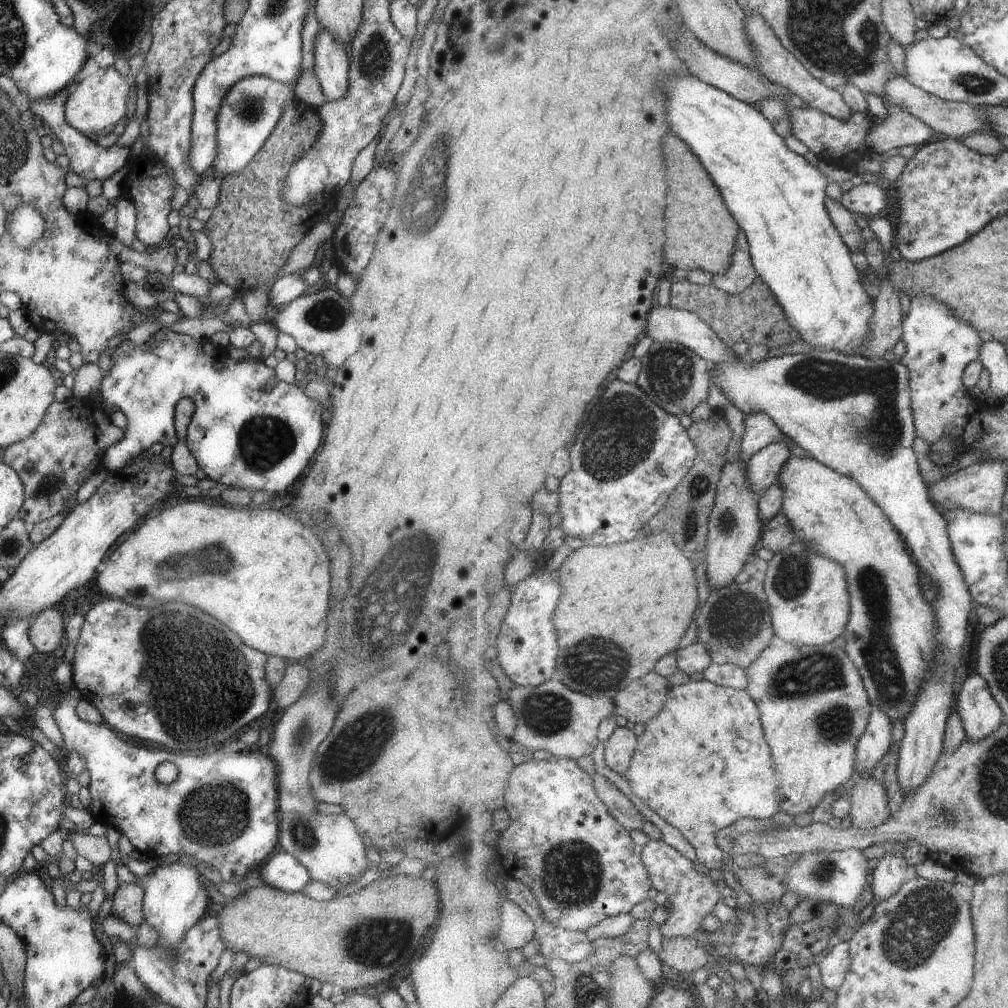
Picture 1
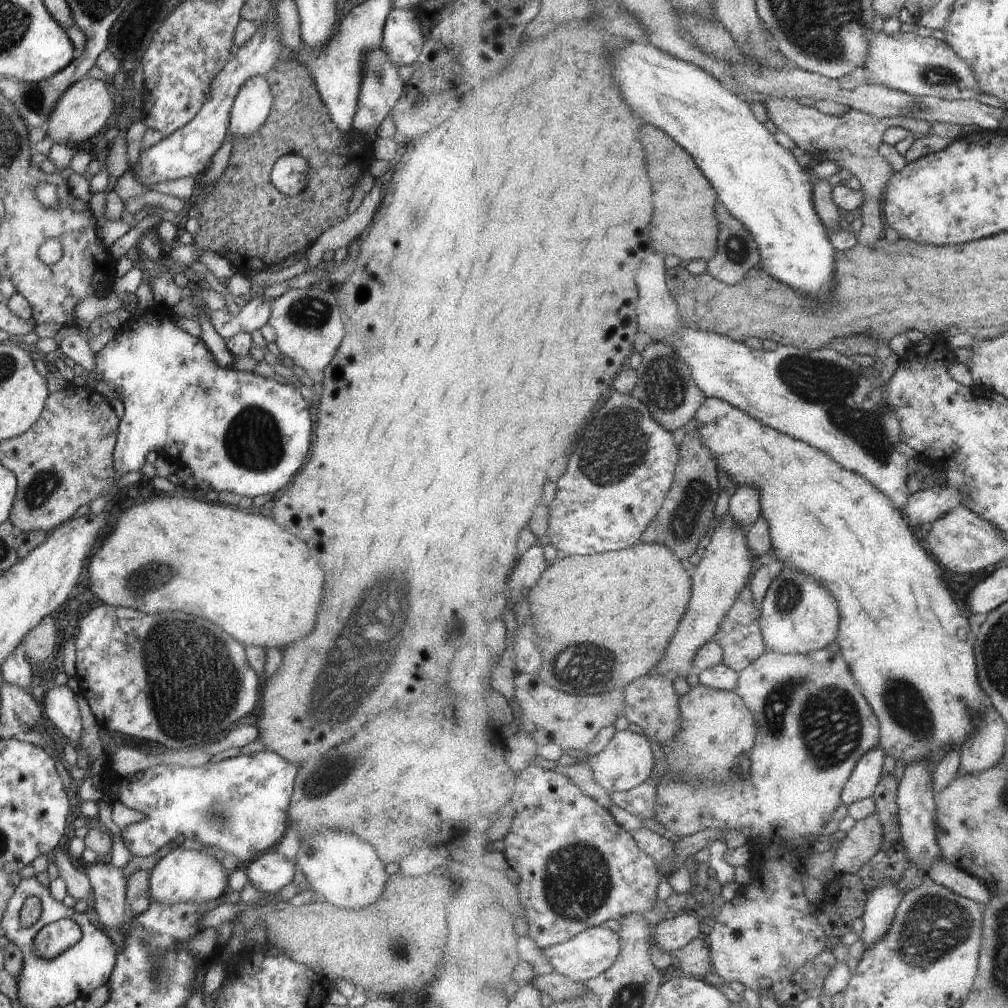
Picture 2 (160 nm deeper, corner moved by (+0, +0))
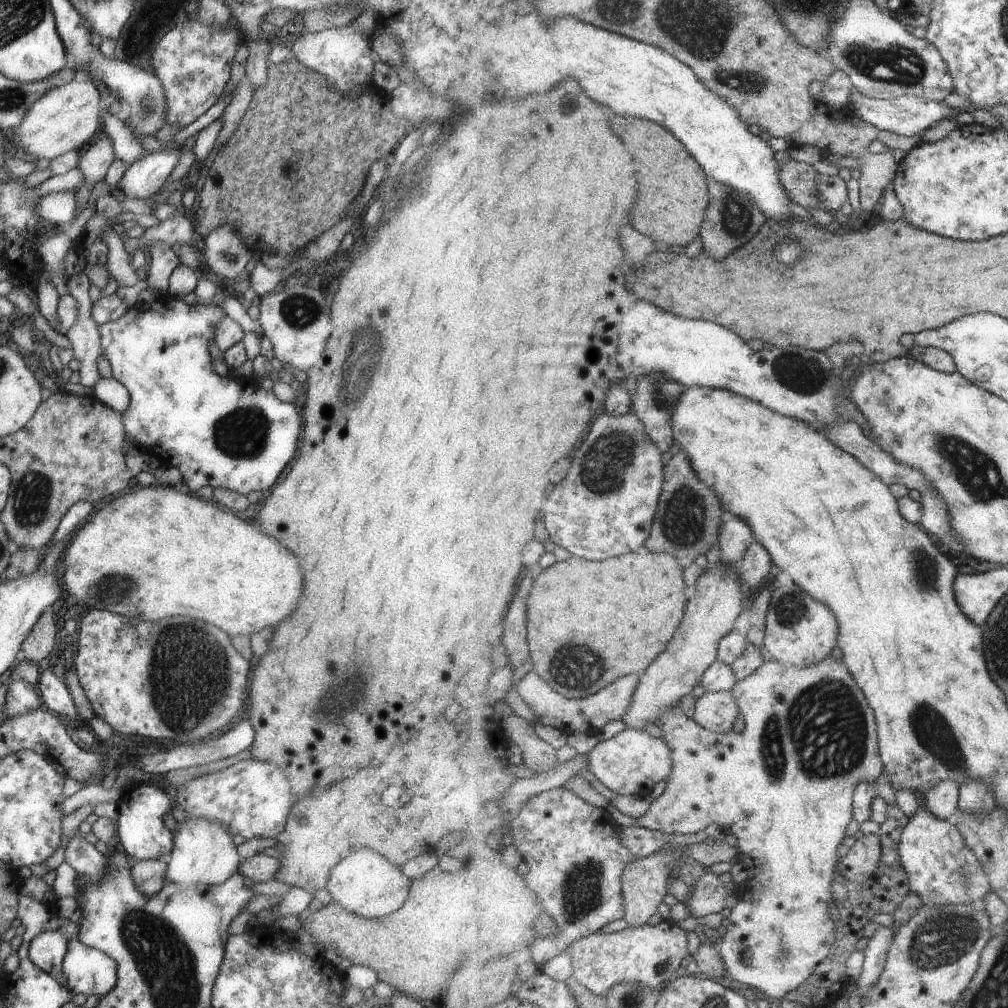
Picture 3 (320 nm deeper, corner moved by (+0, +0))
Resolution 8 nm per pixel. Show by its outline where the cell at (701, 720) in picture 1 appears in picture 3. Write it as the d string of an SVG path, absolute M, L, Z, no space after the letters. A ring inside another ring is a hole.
M706 691L696 702L694 720L714 733L733 734L733 724L741 713L732 691Z

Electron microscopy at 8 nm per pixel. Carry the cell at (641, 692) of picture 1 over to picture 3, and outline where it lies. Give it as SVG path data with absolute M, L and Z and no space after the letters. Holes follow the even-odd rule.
M831 656L827 657L823 662L817 663L816 665L805 665L804 667L794 667L791 665L787 665L785 663L779 662L775 659L771 659L767 662L763 662L763 664L759 667L759 670L755 672L754 675L751 675L749 678L745 678L745 680L739 681L735 688L732 690L732 693L735 695L735 698L738 701L738 705L740 706L740 710L743 716L743 720L745 722L744 731L741 733L741 736L735 736L729 733L714 733L709 729L704 729L697 721L689 718L685 711L677 706L674 709L671 709L667 713L665 713L661 718L660 722L658 721L657 726L664 731L664 735L661 737L666 743L667 746L671 749L673 753L673 770L672 776L667 781L667 786L659 796L659 798L652 801L647 812L642 816L638 817L635 820L638 820L638 823L645 828L649 828L655 831L662 831L665 833L679 833L679 834L693 834L693 832L701 832L701 830L705 830L707 826L711 826L711 824L718 824L725 833L733 833L738 839L740 856L741 856L741 864L745 868L747 872L747 879L744 882L741 882L737 888L737 892L735 893L735 897L737 898L737 904L728 911L725 915L725 918L728 920L727 928L725 936L722 939L722 943L720 944L720 955L724 960L727 974L730 975L733 979L742 982L743 984L747 984L747 986L752 986L753 988L757 988L760 992L763 992L767 997L769 997L770 1001L780 1002L786 998L786 996L797 990L804 982L807 982L807 979L817 970L818 966L823 964L825 960L829 958L832 954L833 944L835 944L835 922L833 922L833 918L831 918L831 912L827 912L829 908L831 908L831 903L835 906L835 901L833 900L833 896L835 894L833 892L833 884L835 884L835 874L837 874L837 870L839 868L839 862L841 859L837 856L837 852L839 852L839 846L841 846L841 842L843 842L843 838L845 838L845 832L847 832L847 826L851 824L851 820L854 819L854 794L856 788L859 783L875 783L877 778L885 772L885 766L882 761L882 756L880 754L880 746L878 739L878 726L877 722L875 722L875 714L873 714L873 710L871 710L871 706L869 706L869 702L867 702L867 698L865 698L865 694L863 694L863 690L859 688L859 684L855 684L855 678L851 676L851 672L849 672L849 668L847 668L847 664L843 659L835 659Z

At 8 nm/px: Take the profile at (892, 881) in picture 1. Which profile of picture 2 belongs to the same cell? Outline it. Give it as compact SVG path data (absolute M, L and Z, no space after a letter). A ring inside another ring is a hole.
M883 885L870 894L861 918L864 923L861 938L865 949L871 949L889 934L902 898L893 885Z

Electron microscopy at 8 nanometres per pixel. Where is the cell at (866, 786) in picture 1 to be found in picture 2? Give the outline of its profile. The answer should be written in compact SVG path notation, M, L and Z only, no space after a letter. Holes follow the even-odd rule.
M878 814L858 821L835 850L832 868L837 876L859 872L885 843L884 828Z

